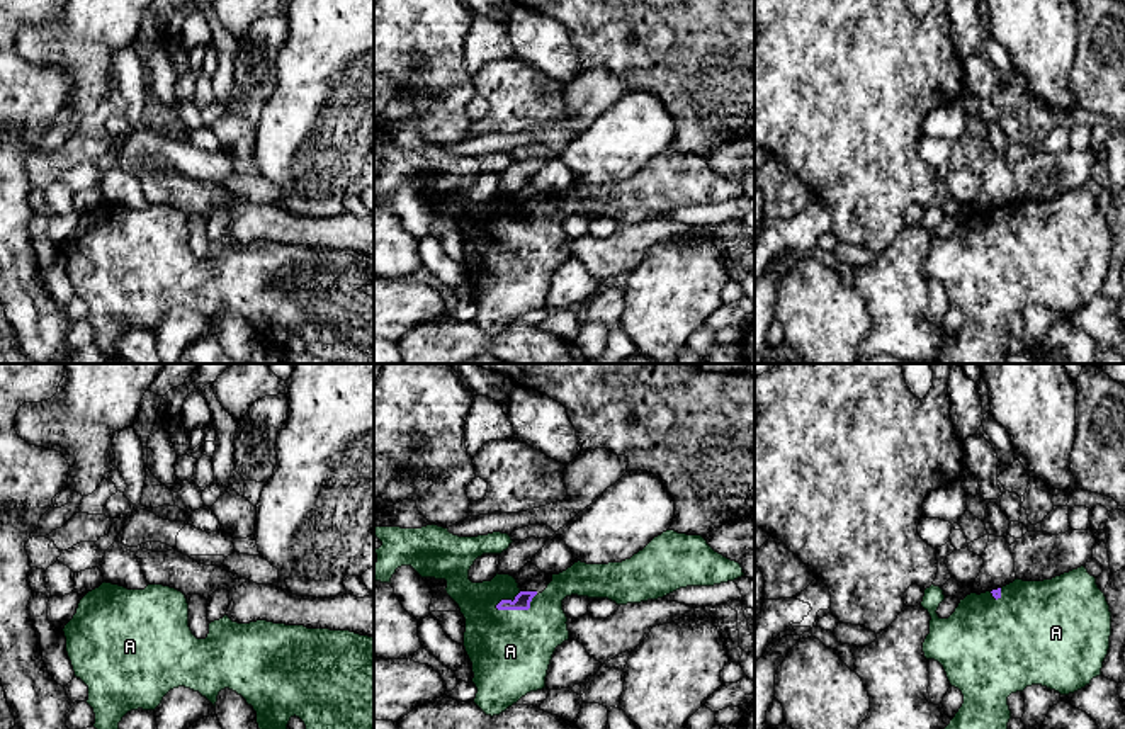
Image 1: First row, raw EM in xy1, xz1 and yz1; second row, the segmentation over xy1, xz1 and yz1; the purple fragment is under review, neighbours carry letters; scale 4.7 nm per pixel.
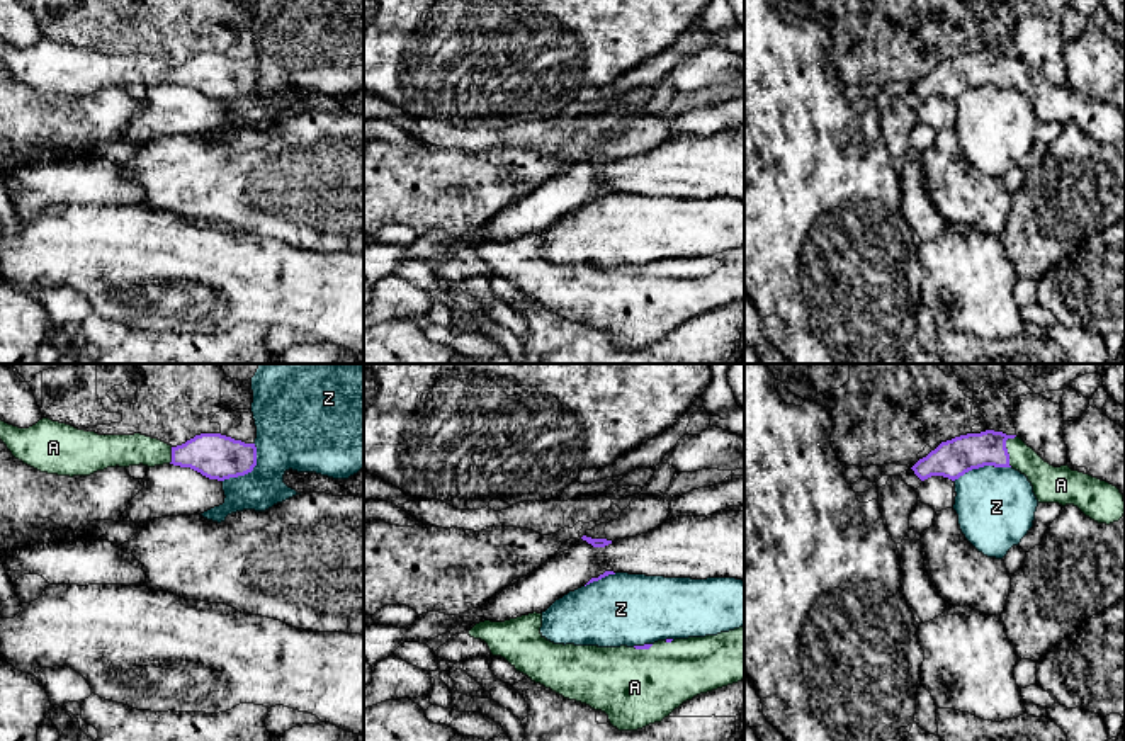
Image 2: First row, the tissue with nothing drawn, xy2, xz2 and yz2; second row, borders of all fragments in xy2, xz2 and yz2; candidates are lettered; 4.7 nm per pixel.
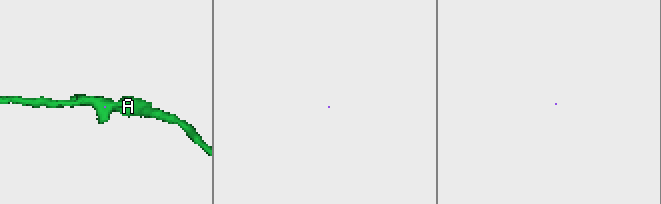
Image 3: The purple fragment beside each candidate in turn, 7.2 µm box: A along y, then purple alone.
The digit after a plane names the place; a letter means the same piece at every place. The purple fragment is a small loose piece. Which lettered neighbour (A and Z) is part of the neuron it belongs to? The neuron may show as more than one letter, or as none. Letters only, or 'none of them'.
A

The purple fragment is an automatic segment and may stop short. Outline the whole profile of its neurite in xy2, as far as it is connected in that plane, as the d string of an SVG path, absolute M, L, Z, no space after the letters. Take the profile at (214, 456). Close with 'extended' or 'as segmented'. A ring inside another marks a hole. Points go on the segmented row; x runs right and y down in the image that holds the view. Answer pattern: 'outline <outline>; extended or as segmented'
outline M0 420L0 440L24 464L48 474L90 476L107 467L163 466L190 467L209 479L245 476L257 466L255 444L221 433L201 433L172 447L141 433L99 435L71 425L39 420L19 428Z; extended

